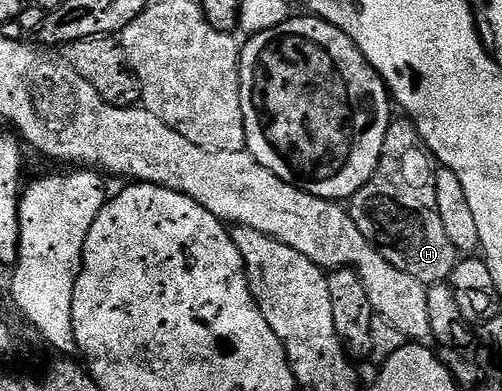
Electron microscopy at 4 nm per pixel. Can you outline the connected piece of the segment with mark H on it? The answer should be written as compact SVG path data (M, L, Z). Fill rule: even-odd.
M404 116L394 117L387 128L383 152L371 180L348 199L347 209L355 228L367 236L387 264L415 276L426 287L448 282L459 253L451 244L436 199L435 159L419 136L417 125Z

